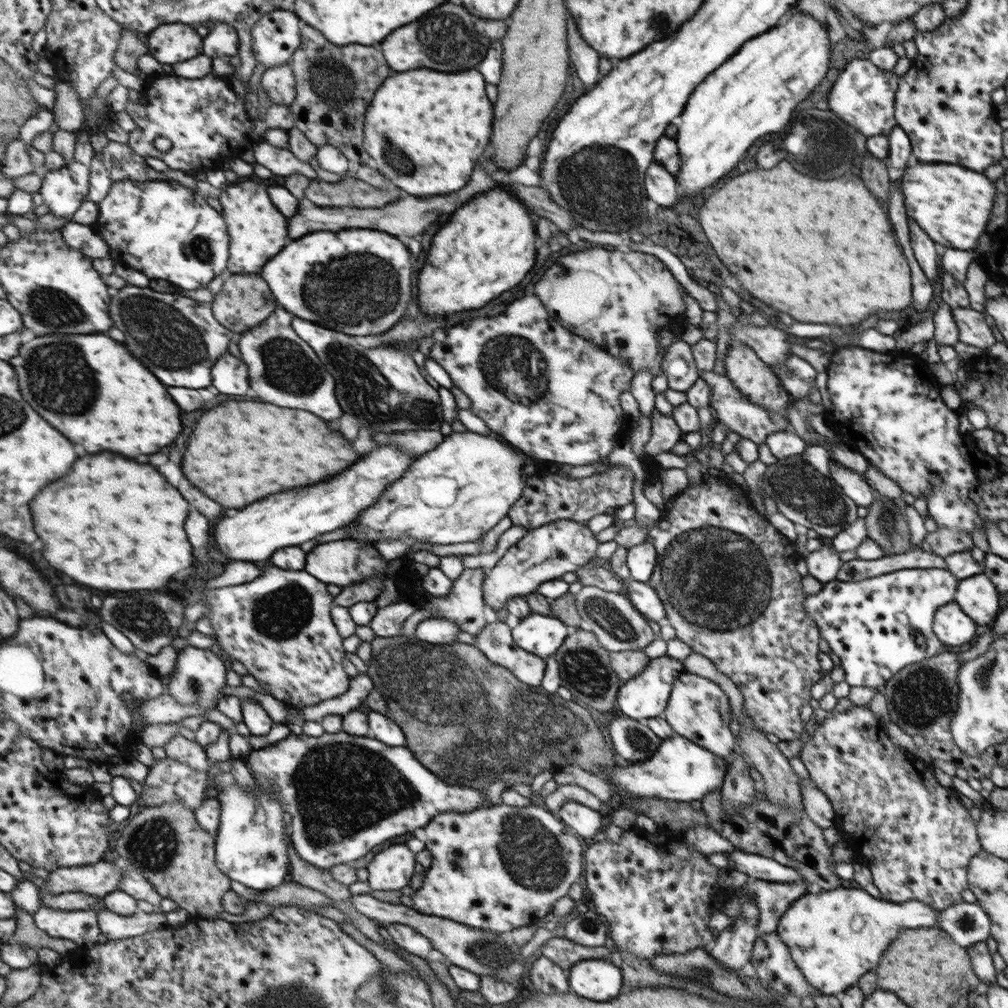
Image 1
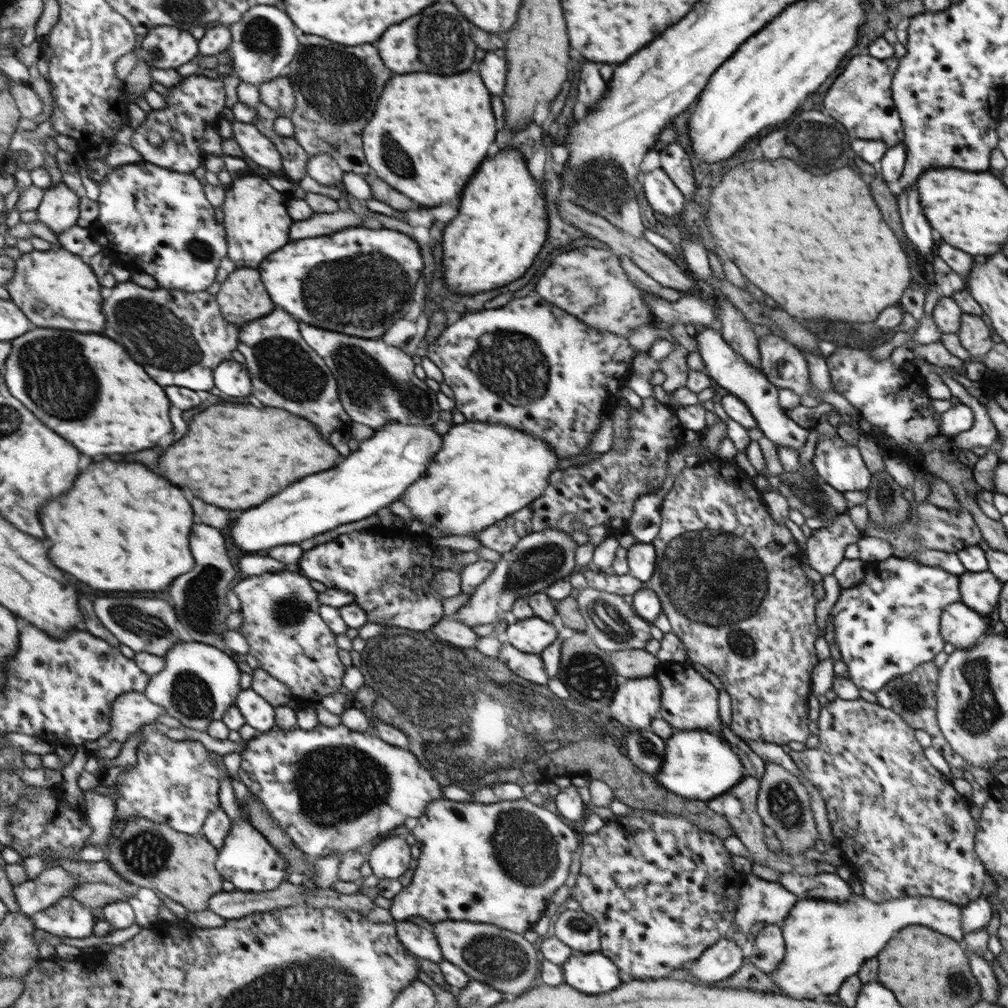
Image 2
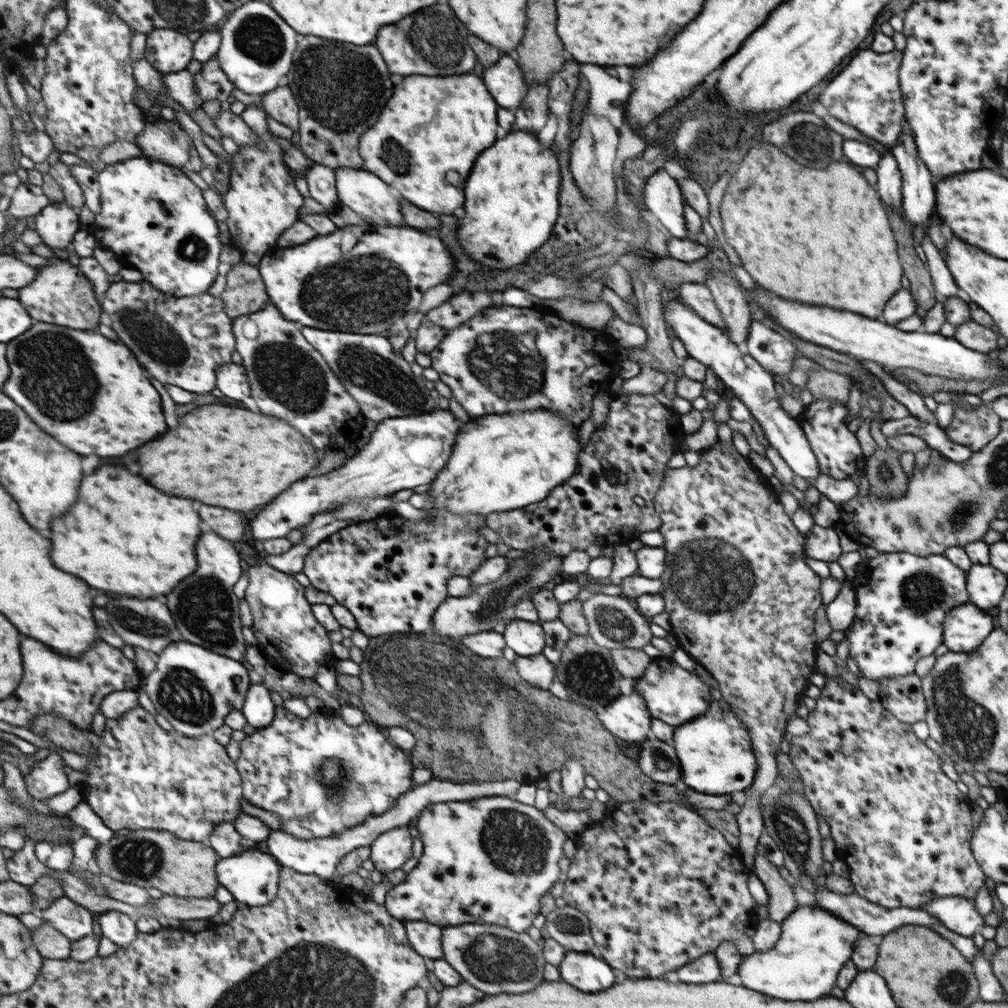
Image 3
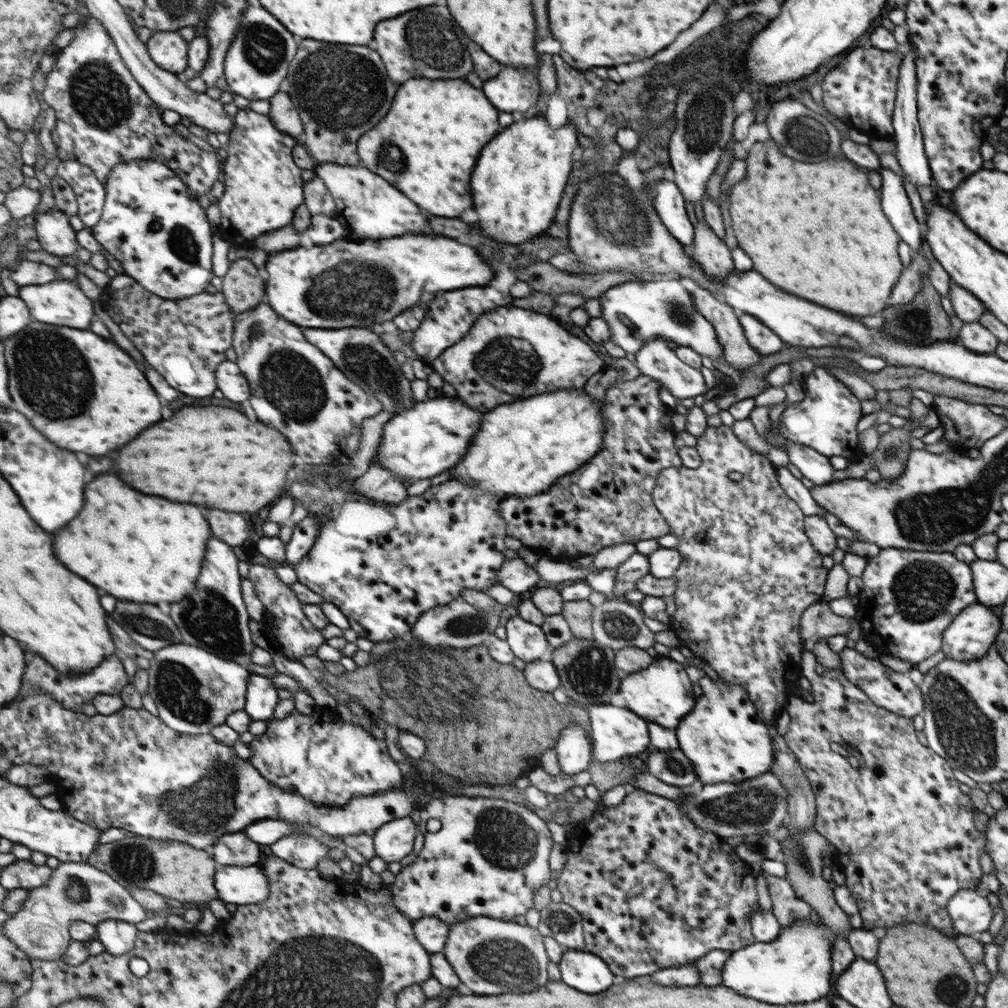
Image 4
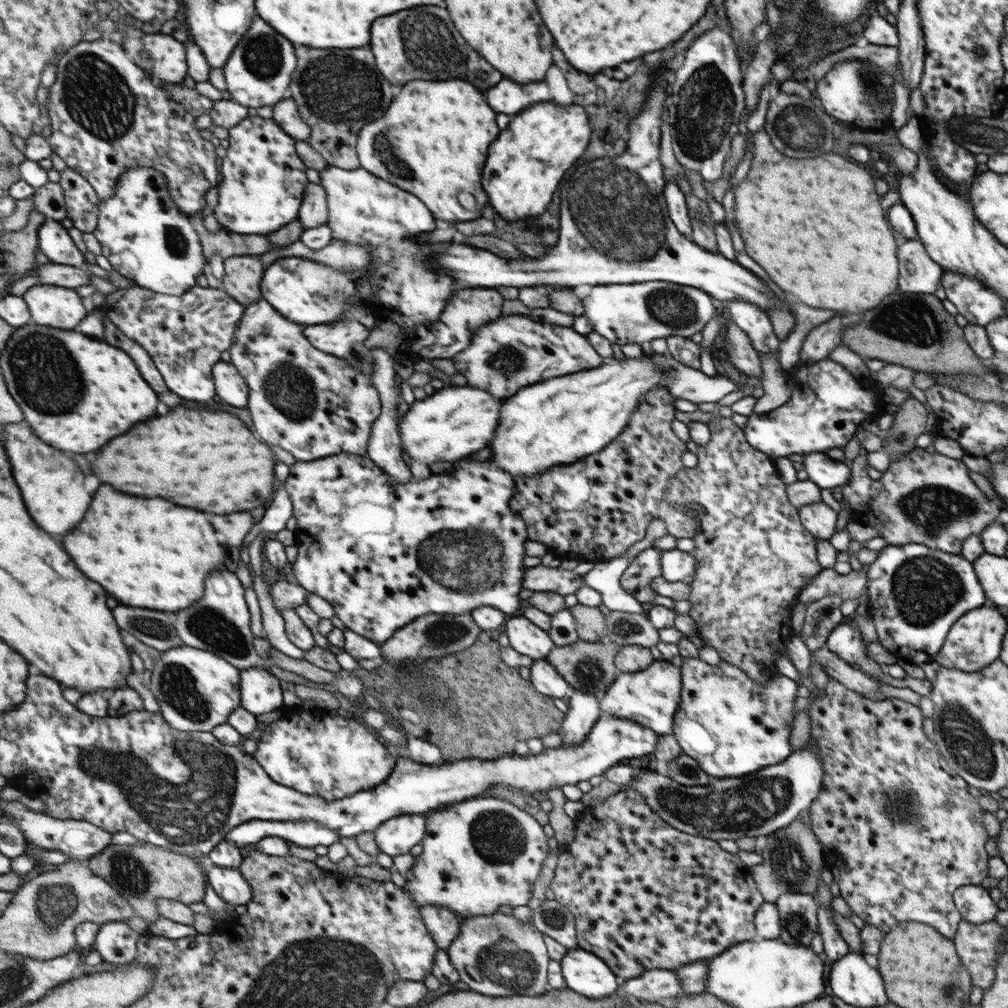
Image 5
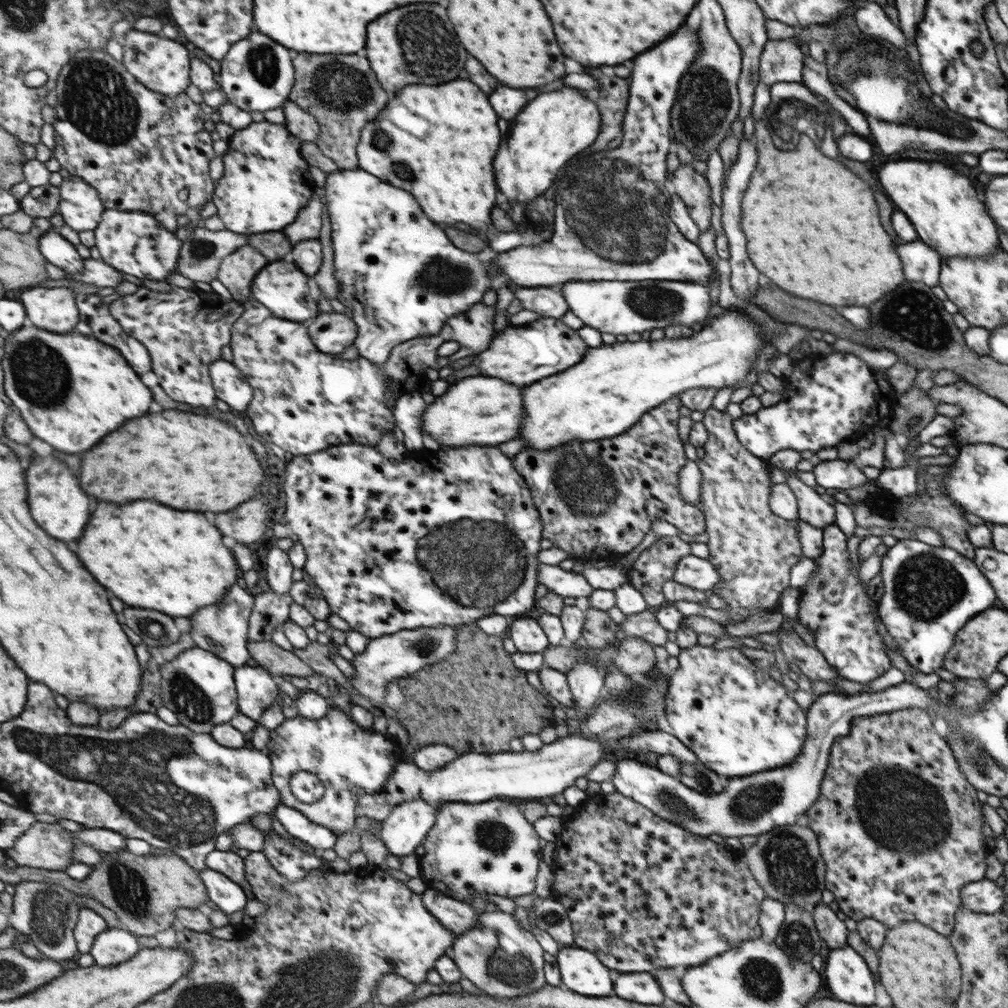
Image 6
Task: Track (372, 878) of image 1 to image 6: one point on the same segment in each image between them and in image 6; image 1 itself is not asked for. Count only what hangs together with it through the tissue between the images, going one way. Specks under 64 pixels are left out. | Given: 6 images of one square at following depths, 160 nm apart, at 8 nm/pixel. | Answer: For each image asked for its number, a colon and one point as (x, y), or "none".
2: (389, 859)
3: (390, 849)
4: (391, 842)
5: (397, 836)
6: (407, 824)

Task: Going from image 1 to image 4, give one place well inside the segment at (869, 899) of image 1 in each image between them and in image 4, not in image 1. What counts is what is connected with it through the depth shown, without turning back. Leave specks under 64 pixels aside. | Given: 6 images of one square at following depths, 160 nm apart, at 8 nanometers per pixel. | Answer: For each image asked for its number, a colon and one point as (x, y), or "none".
2: (825, 942)
3: (813, 946)
4: (795, 967)

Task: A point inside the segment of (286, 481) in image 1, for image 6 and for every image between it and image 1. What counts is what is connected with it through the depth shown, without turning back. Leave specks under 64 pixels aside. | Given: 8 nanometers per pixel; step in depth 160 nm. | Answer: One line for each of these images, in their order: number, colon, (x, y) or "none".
2: (241, 455)
3: (230, 457)
4: (216, 457)
5: (211, 460)
6: (190, 462)

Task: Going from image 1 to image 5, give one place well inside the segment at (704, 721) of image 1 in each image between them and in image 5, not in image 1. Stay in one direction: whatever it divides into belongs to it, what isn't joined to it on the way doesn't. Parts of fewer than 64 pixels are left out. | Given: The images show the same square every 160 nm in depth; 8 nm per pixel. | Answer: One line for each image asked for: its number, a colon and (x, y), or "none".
2: (688, 701)
3: (672, 695)
4: (661, 693)
5: (649, 697)

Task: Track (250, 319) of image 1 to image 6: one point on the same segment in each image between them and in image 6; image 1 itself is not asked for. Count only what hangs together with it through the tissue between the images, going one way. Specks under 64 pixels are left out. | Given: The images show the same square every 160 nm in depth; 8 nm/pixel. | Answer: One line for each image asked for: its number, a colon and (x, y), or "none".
2: (243, 296)
3: (245, 293)
4: (244, 288)
5: (242, 281)
6: (237, 273)

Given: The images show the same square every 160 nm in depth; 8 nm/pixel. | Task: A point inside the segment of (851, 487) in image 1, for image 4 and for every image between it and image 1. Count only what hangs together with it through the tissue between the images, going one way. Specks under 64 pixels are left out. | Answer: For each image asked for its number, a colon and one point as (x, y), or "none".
2: (841, 467)
3: (838, 454)
4: (824, 420)

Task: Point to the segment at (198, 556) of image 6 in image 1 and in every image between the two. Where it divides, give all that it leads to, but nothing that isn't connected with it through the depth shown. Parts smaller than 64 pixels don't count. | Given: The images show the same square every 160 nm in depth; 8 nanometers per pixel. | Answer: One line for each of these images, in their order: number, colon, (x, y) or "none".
1: (114, 524)
2: (133, 534)
3: (124, 535)
4: (142, 548)
5: (149, 552)

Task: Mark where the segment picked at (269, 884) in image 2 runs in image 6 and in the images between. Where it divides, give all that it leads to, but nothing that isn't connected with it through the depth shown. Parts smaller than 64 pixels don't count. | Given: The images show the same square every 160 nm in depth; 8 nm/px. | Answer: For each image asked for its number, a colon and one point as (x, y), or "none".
3: (253, 877)
4: (241, 885)
5: (231, 885)
6: (229, 896)

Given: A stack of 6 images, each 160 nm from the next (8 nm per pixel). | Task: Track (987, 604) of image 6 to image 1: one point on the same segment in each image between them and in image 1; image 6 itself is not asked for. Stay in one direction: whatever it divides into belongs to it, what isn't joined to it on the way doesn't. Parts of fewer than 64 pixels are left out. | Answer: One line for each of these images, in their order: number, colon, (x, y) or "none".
1: (875, 627)
2: (887, 625)
3: (901, 600)
4: (909, 597)
5: (915, 593)

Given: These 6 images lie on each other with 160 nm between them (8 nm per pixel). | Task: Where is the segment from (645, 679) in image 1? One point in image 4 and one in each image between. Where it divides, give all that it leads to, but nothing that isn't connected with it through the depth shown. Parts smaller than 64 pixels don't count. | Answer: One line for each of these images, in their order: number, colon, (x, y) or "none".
2: (635, 703)
3: (627, 717)
4: (616, 732)

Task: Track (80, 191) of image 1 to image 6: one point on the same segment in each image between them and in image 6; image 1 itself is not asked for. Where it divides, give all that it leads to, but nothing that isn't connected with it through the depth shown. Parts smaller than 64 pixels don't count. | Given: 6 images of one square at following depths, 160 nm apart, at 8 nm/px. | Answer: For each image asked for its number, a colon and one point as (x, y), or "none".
2: (60, 209)
3: (57, 224)
4: (56, 235)
5: (56, 243)
6: (58, 250)

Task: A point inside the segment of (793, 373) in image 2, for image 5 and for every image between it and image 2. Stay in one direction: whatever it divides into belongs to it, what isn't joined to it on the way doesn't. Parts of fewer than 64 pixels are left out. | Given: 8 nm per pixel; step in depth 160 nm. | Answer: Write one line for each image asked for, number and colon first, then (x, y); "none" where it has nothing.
3: (773, 351)
4: (759, 337)
5: (753, 322)

